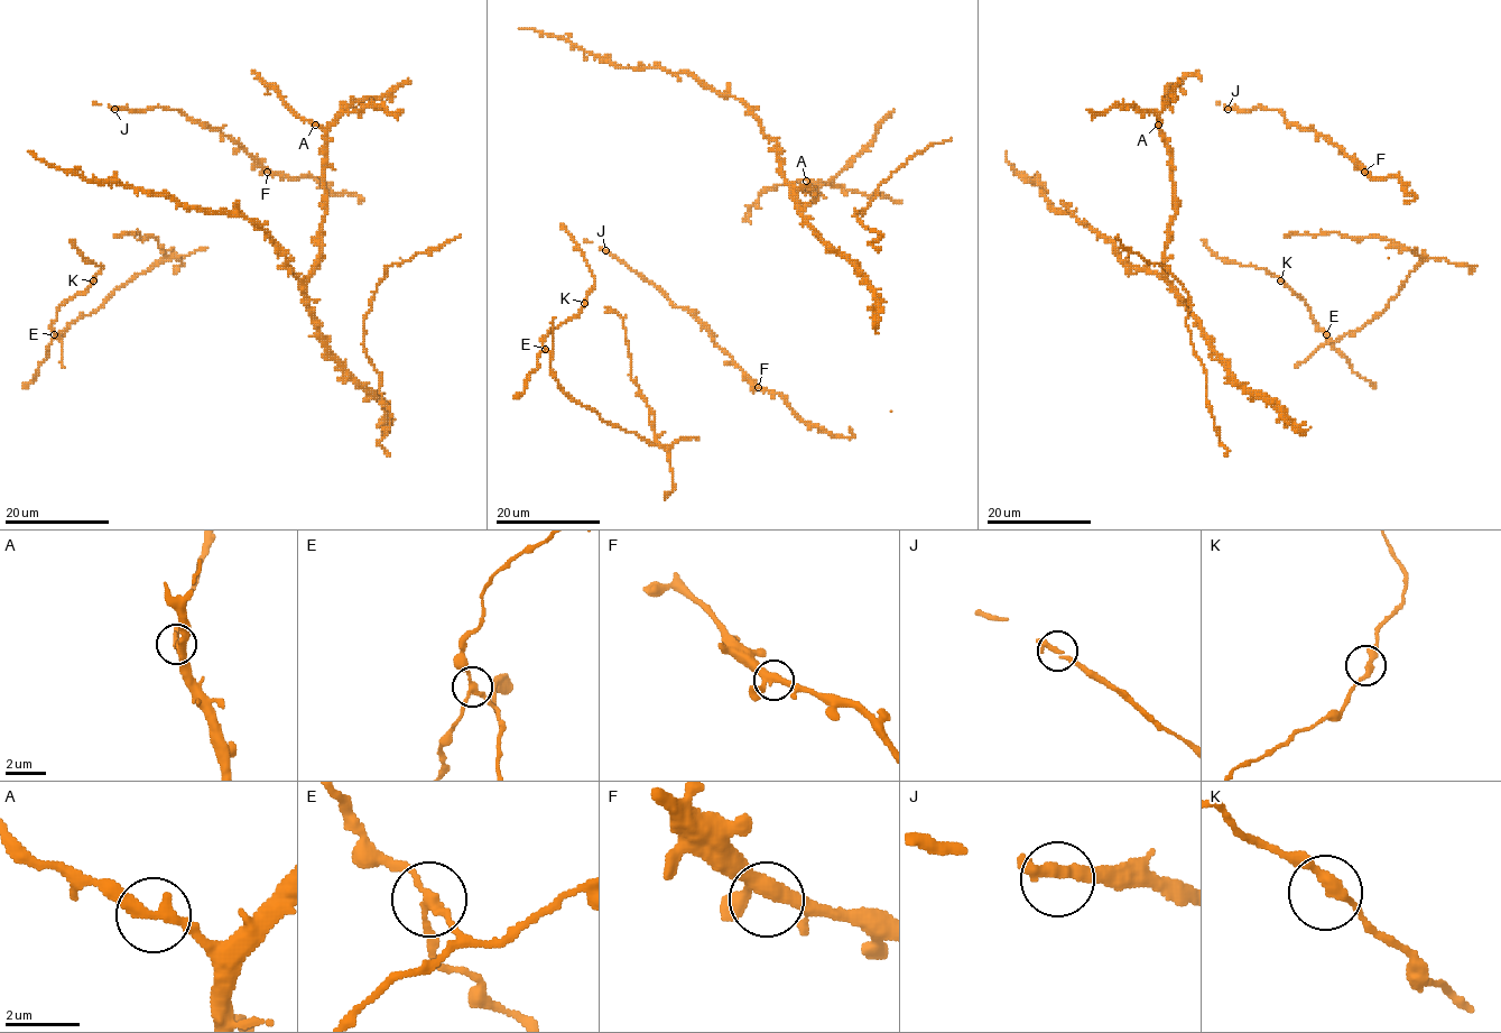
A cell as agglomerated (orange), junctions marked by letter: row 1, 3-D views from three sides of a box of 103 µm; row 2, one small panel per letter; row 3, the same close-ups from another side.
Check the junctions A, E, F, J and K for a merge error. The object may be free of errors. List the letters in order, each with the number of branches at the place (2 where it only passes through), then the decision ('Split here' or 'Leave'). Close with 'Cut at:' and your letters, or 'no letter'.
A: Branches: 2. Leave
E: Branches: 3. Split here
F: Branches: 3. Leave
J: Branches: 2. Leave
K: Branches: 2. Leave
Cut at: E

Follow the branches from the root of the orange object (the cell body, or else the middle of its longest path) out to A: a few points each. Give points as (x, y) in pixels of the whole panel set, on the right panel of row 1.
A: (1202, 80), (1197, 75), (1186, 75), (1167, 91), (1158, 125)

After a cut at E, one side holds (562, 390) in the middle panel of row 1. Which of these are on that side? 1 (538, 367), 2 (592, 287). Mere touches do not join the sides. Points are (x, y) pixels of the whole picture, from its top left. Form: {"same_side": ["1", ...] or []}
{"same_side": []}

